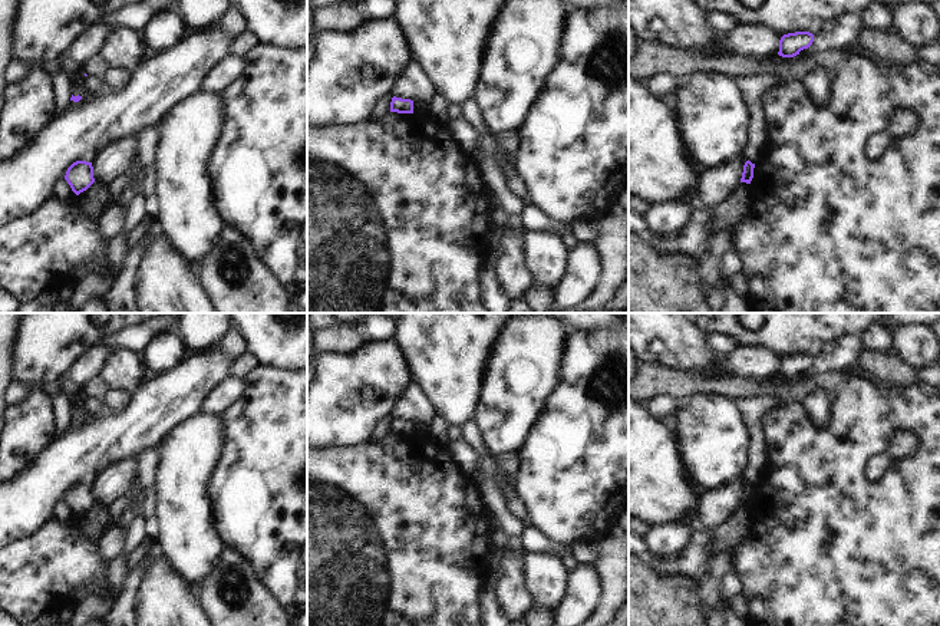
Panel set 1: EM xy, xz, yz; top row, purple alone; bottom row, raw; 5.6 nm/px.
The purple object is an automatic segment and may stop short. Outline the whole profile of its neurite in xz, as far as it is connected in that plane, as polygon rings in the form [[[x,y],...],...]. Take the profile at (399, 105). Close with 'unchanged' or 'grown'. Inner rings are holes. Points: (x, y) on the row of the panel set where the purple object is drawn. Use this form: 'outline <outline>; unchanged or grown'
outline [[[393,96],[390,102],[390,112],[413,113],[413,101]]]; unchanged

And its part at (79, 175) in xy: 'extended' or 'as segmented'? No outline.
as segmented

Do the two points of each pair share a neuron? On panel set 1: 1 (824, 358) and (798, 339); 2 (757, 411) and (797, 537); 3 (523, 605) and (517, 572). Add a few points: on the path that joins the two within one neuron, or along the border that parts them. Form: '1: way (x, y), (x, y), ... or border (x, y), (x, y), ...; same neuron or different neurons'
1: border (847, 333), (828, 339), (814, 356); different neurons
2: border (778, 404), (762, 417), (767, 445), (764, 468); different neurons
3: way (517, 596), (517, 580); same neuron

